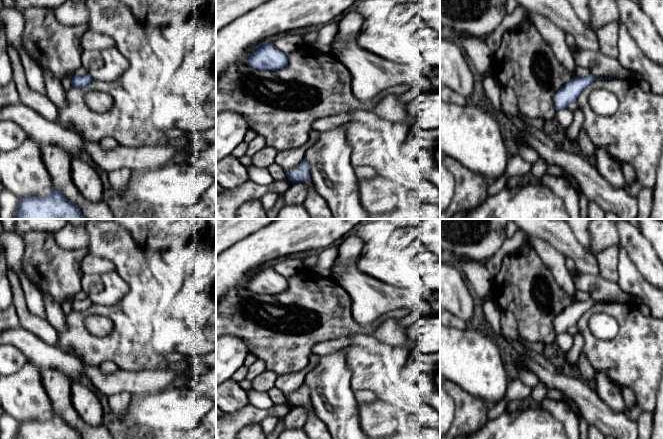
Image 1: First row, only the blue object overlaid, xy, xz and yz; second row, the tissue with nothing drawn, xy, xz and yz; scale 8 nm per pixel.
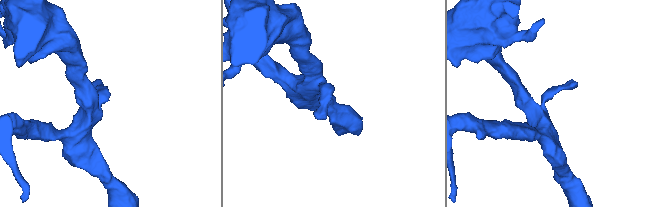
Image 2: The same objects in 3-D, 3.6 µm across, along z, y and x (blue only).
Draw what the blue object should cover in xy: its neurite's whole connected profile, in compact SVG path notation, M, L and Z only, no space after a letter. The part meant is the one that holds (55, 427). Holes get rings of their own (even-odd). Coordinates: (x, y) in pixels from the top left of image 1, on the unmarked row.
M56 411L46 420L19 423L15 439L83 439Z

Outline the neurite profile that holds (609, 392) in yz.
M595 370L594 381L600 399L613 411L623 412L625 408L621 387L614 383L606 373Z

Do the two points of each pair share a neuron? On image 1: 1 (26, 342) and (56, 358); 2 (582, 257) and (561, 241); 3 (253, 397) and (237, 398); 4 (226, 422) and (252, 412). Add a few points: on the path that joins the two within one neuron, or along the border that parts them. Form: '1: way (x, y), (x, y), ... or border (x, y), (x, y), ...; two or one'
1: way (33, 348), (42, 355), (49, 356); one
2: way (577, 253), (566, 243); one
3: border (247, 393), (249, 403); two
4: way (232, 422), (246, 416); one

